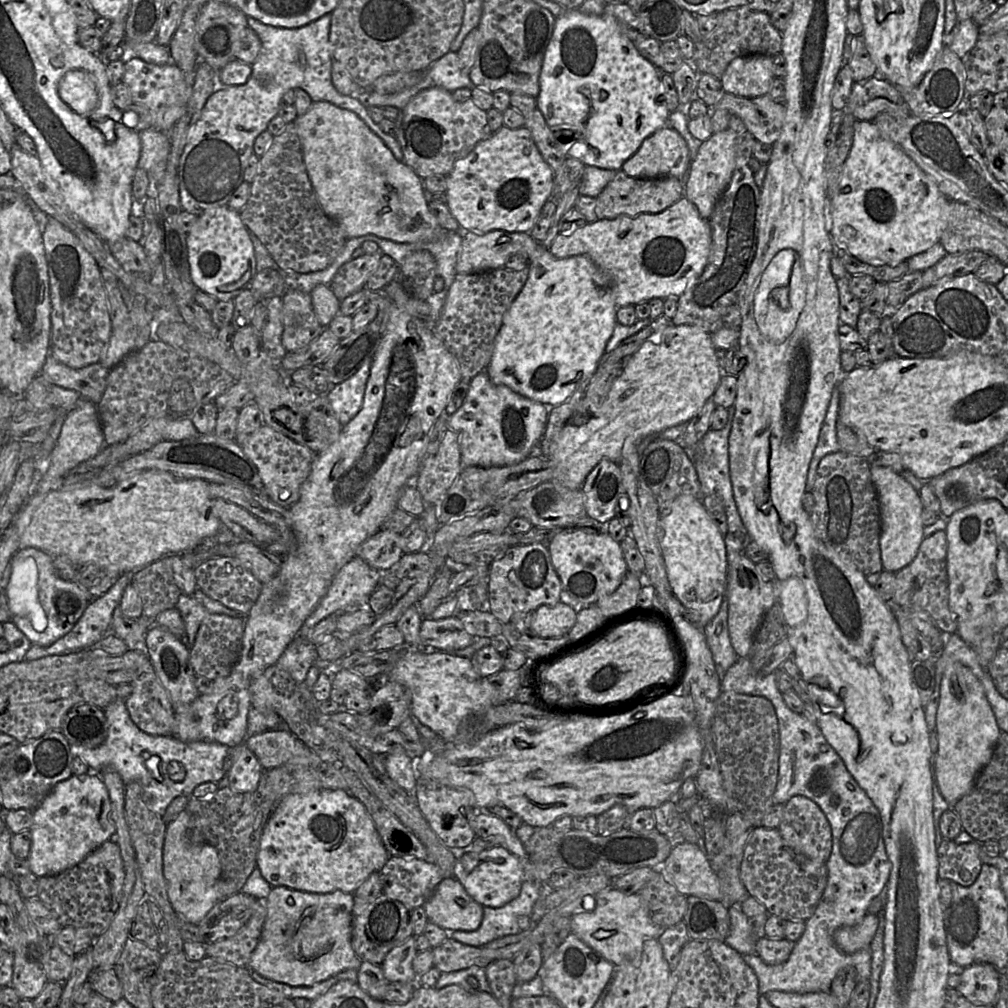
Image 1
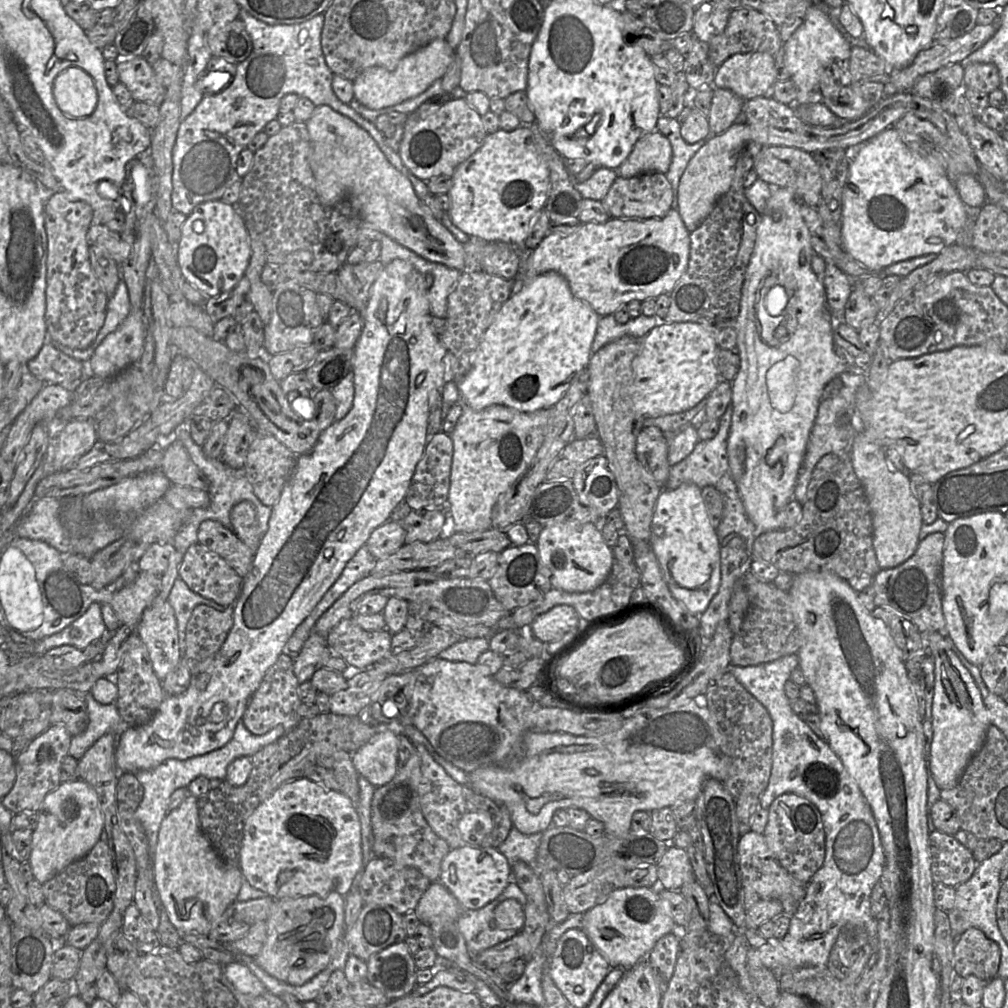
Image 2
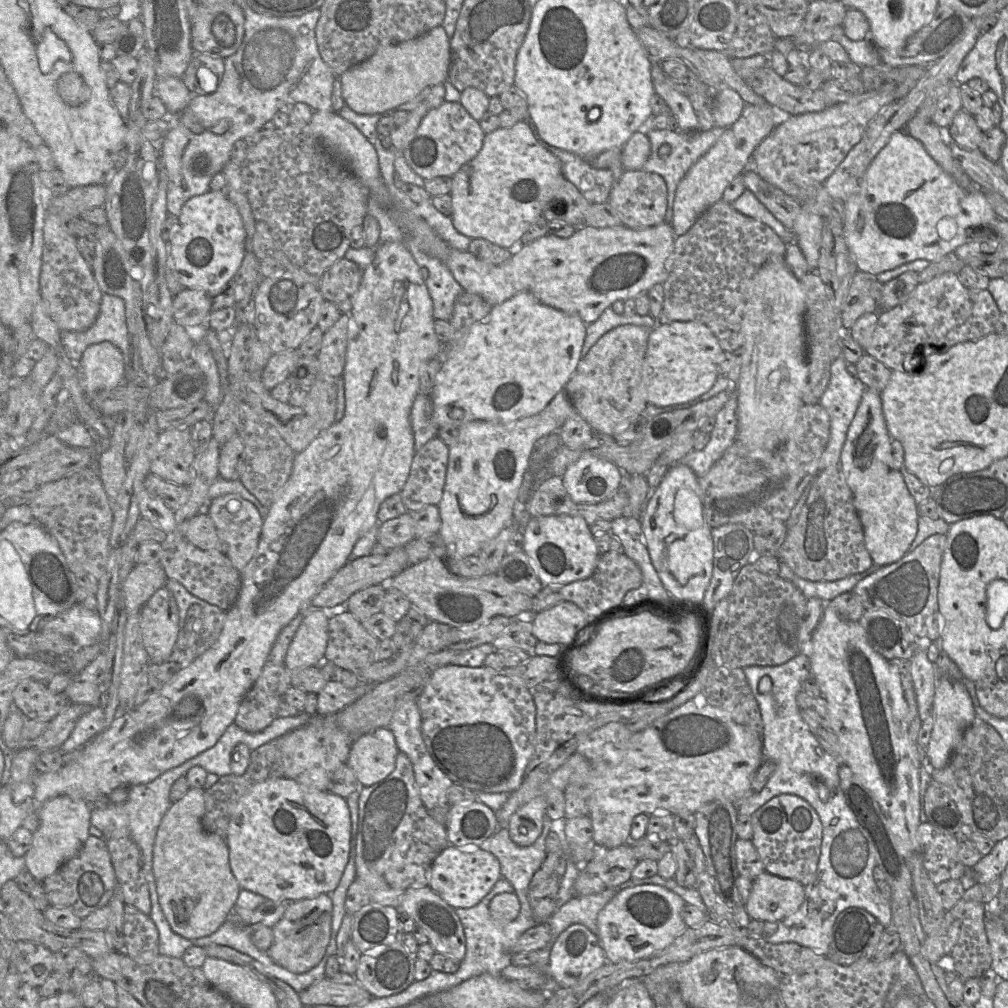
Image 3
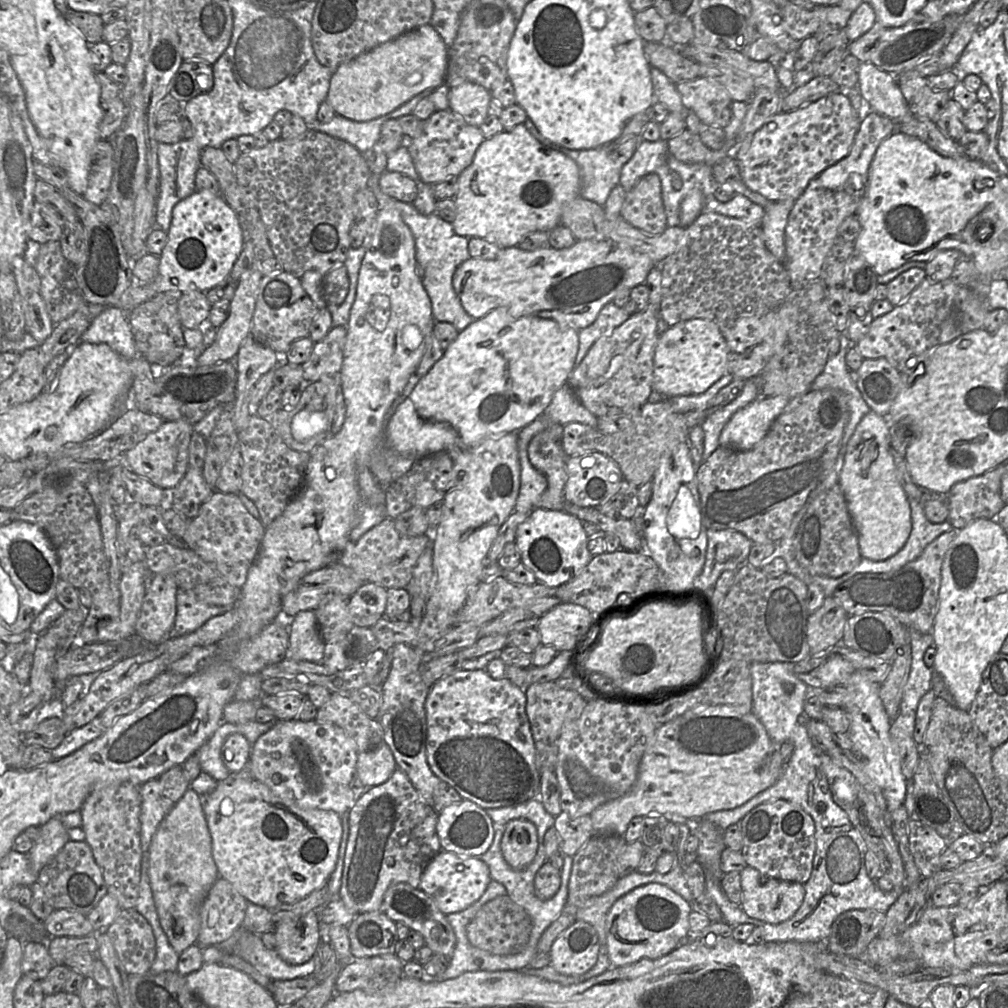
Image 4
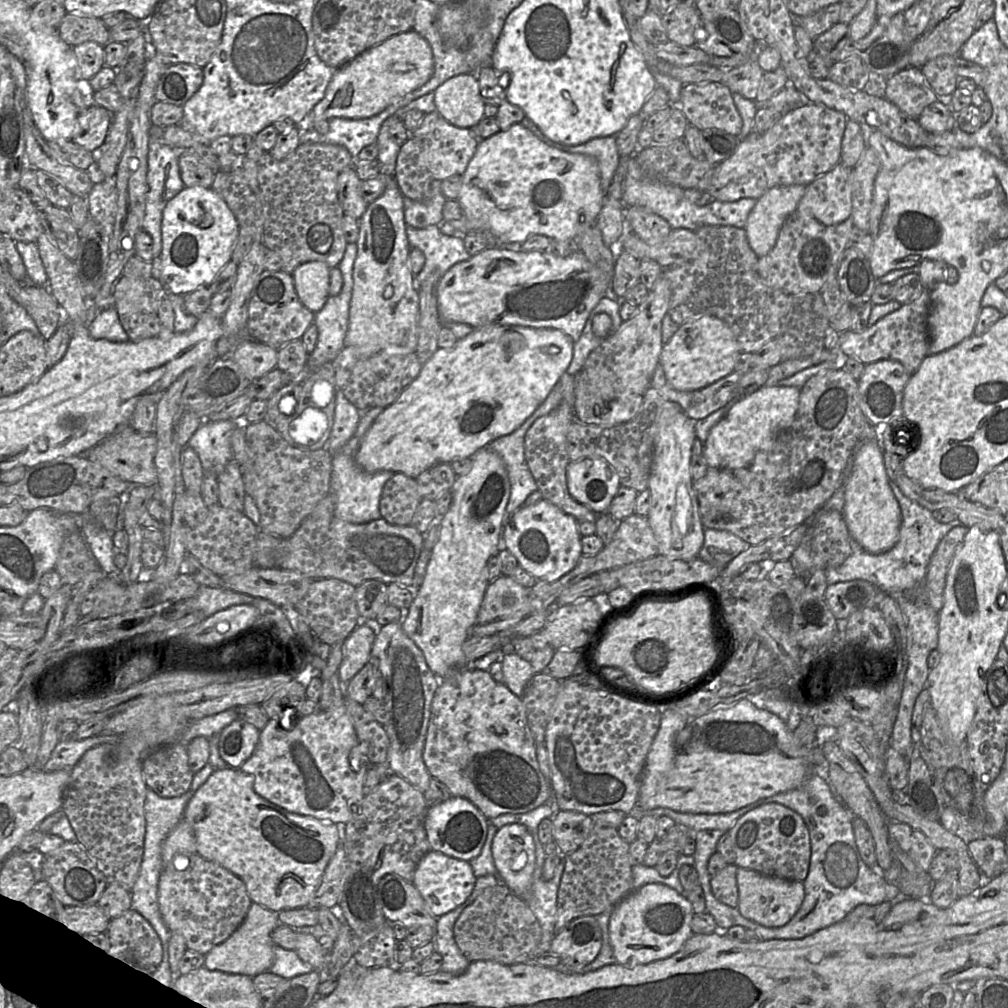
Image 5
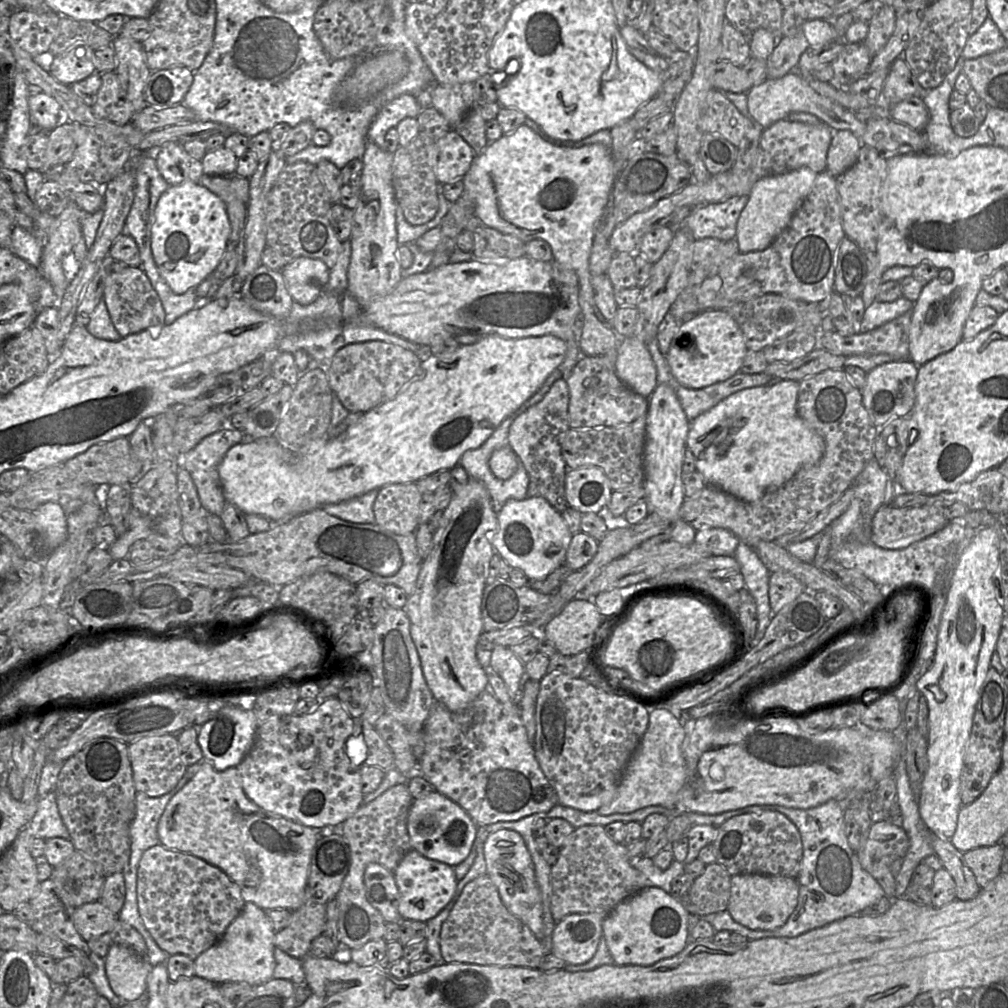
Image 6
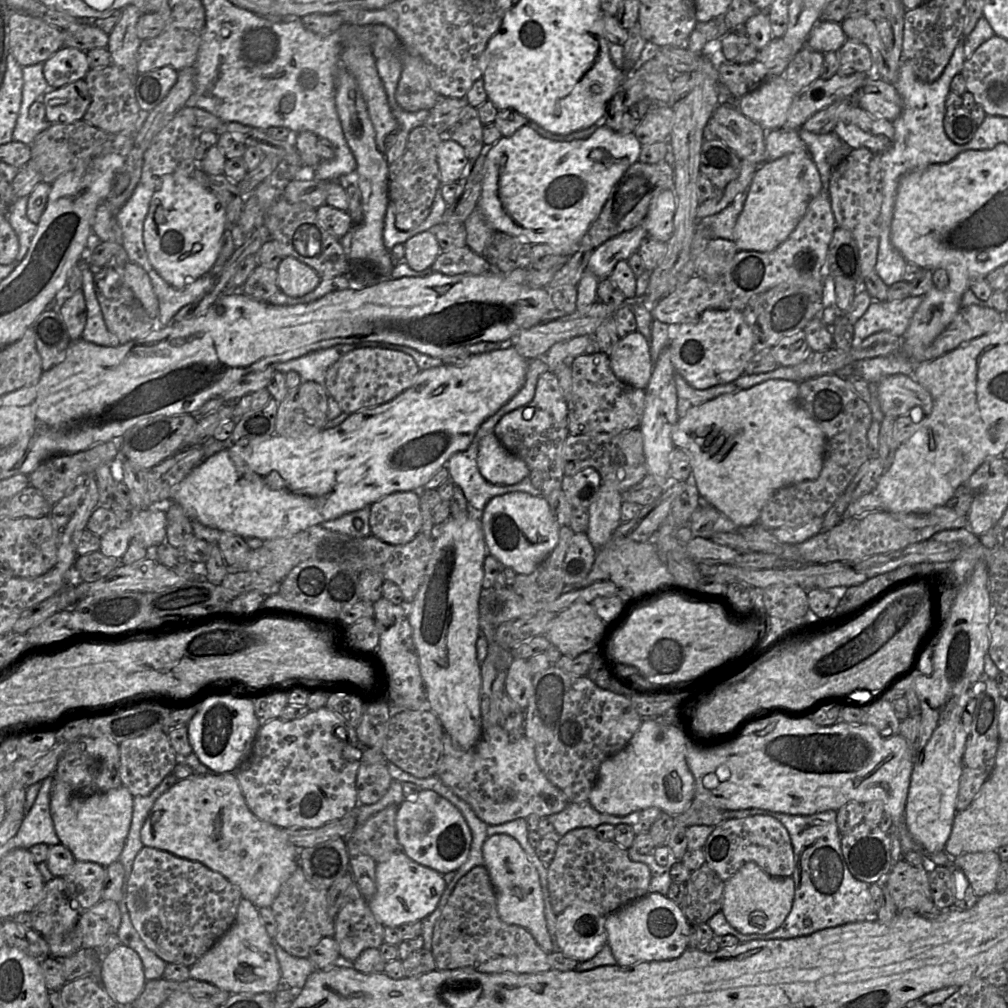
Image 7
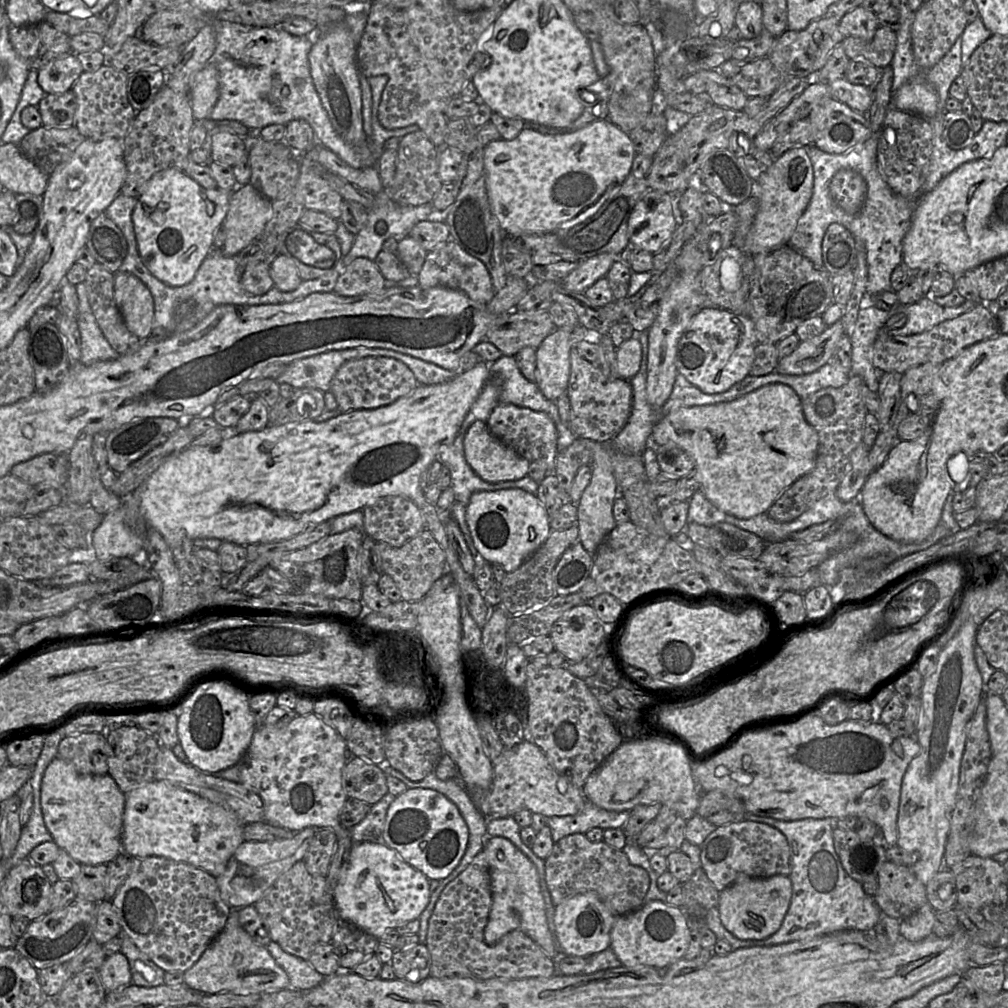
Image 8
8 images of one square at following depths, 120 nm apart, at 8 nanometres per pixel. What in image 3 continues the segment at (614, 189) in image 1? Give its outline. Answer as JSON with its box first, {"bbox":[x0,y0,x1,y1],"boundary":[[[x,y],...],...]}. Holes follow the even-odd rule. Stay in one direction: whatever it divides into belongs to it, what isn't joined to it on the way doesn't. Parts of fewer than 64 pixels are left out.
{"bbox":[608,170,667,230],"boundary":[[[639,170],[624,171],[611,188],[608,203],[615,210],[623,226],[641,230],[660,224],[667,210],[667,186],[656,173]]]}

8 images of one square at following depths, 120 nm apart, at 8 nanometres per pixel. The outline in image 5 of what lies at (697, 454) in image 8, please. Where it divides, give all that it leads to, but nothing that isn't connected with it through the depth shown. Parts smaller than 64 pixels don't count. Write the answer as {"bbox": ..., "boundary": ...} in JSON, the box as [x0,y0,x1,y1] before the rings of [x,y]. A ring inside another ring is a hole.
{"bbox":[702,386,800,470],"boundary":[[[765,386],[740,397],[727,414],[710,430],[703,443],[702,456],[708,467],[727,470],[744,469],[752,464],[757,451],[768,452],[780,432],[795,419],[800,389],[794,386]]]}

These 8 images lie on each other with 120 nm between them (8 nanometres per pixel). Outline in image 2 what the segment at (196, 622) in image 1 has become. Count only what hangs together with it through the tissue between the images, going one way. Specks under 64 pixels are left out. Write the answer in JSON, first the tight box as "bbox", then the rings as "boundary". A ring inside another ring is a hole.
{"bbox":[168,578,226,659],"boundary":[[[180,578],[175,580],[168,601],[174,609],[177,619],[179,653],[182,659],[186,652],[186,626],[194,608],[198,605],[206,605],[218,611],[223,611],[226,608],[193,592]]]}

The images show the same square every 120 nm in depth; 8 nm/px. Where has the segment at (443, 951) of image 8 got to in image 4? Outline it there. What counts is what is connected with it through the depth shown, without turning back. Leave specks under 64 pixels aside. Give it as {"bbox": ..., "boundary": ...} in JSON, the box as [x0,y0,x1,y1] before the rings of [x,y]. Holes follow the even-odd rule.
{"bbox":[466,894,532,955],"boundary":[[[505,894],[485,903],[466,927],[469,942],[494,955],[510,955],[521,951],[528,943],[532,920],[527,911]]]}

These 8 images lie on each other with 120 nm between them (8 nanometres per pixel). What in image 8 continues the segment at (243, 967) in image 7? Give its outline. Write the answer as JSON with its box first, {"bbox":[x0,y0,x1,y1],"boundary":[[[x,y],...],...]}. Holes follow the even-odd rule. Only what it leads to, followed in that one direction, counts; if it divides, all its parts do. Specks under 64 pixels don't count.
{"bbox":[184,911,289,994],"boundary":[[[237,911],[231,914],[221,932],[213,939],[198,961],[184,972],[184,985],[206,994],[220,992],[268,993],[289,988],[289,978],[265,945],[256,942],[240,925]]]}

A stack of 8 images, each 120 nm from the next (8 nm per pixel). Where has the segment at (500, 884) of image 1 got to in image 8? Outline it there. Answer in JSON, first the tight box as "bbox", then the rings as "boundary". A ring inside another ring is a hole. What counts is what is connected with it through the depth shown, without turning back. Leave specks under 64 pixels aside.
{"bbox":[332,842,430,937],"boundary":[[[383,842],[354,843],[345,877],[332,890],[338,918],[380,937],[387,929],[418,919],[430,896],[430,880]]]}

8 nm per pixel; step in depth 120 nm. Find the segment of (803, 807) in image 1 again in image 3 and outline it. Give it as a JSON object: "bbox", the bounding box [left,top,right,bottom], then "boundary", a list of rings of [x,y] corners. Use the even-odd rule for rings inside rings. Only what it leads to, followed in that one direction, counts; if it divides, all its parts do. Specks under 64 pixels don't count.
{"bbox":[751,794,822,886],"boundary":[[[794,794],[773,797],[751,816],[752,843],[765,871],[775,876],[798,881],[806,886],[815,877],[821,853],[822,823],[816,810]]]}

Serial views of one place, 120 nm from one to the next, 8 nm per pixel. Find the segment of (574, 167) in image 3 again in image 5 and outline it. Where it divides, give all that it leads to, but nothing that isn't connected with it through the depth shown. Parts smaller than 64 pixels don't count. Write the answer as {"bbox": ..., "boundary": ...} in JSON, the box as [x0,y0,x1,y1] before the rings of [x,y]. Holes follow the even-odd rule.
{"bbox":[552,136,620,194],"boundary":[[[615,136],[597,137],[575,146],[557,143],[552,143],[552,145],[568,153],[586,154],[593,157],[599,167],[601,187],[604,194],[607,192],[620,159]]]}

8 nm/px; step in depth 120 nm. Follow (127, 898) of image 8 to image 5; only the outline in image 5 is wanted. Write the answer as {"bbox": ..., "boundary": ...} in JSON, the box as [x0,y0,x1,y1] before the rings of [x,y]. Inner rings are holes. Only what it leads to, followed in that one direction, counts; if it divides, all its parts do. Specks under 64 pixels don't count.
{"bbox":[158,854,251,955],"boundary":[[[198,854],[176,856],[159,876],[158,906],[163,922],[171,932],[182,935],[187,950],[201,955],[206,955],[235,932],[251,904],[239,878]]]}

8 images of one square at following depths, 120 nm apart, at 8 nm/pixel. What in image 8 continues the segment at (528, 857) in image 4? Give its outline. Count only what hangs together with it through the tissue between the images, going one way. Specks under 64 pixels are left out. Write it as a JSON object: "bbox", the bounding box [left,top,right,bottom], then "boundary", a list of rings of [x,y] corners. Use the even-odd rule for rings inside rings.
{"bbox":[484,837,560,959],"boundary":[[[487,837],[484,852],[489,865],[492,893],[491,909],[484,928],[485,943],[494,945],[505,934],[513,930],[521,930],[553,959],[560,948],[555,931],[549,927],[547,922],[546,904],[535,865],[520,849],[504,837]]]}

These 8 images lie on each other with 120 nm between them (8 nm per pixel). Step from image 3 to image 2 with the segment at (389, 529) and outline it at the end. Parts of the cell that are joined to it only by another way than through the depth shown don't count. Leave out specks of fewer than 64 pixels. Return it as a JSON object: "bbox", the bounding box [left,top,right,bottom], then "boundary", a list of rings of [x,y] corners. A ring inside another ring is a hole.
{"bbox":[366,521,406,560],"boundary":[[[388,521],[376,528],[366,546],[376,560],[384,559],[405,544],[406,530],[402,522]]]}

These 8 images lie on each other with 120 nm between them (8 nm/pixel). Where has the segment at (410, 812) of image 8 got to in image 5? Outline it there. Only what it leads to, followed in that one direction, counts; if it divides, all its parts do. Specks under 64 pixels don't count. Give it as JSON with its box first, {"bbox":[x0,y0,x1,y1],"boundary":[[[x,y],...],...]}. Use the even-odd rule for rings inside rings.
{"bbox":[424,797,489,861],"boundary":[[[450,797],[427,809],[424,827],[430,849],[447,856],[470,861],[477,857],[485,843],[489,820],[468,799]]]}

